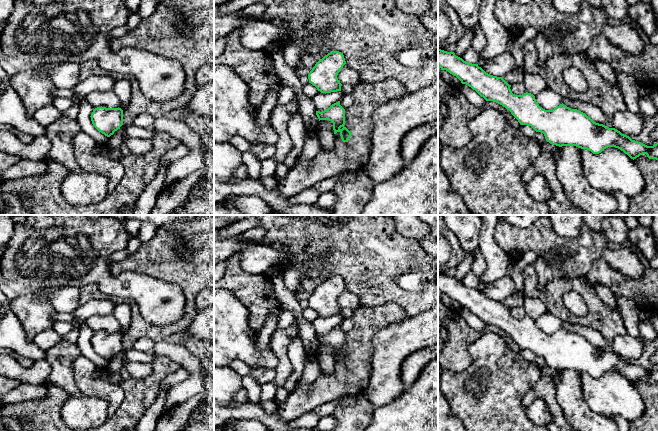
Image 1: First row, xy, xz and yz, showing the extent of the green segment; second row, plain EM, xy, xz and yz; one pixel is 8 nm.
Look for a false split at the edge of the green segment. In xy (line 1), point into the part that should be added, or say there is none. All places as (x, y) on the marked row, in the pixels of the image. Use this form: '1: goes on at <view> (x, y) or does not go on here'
1: does not go on here

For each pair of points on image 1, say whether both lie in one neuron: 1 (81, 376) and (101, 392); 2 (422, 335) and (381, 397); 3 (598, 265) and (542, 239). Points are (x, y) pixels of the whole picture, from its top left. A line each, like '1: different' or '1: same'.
1: same
2: same
3: different

